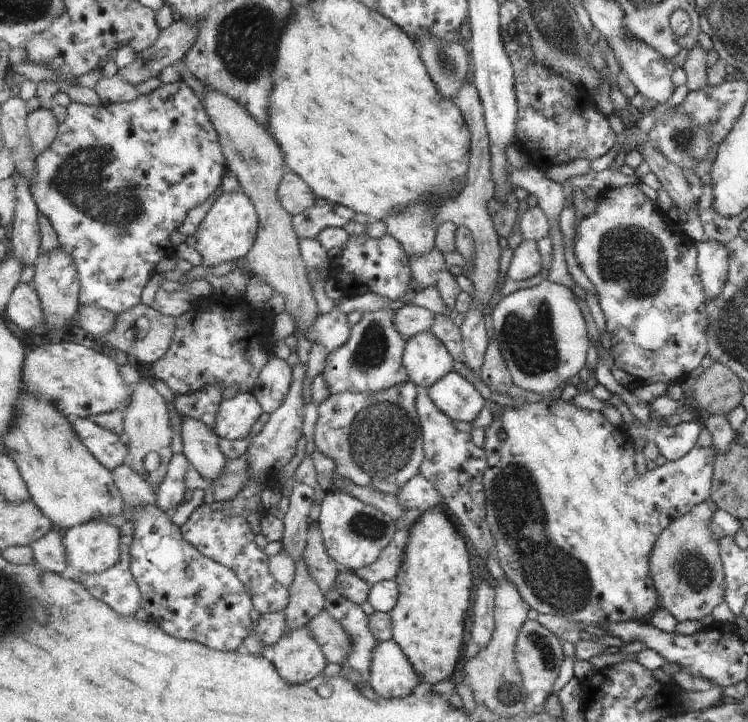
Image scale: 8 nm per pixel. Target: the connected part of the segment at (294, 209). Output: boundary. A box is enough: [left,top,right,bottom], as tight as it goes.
[277,171,318,215]

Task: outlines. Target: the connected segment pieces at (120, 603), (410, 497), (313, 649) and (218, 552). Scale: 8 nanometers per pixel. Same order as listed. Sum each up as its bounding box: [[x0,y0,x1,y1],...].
[[76,518,142,618],[397,475,445,512],[272,626,328,684],[180,503,290,614]]

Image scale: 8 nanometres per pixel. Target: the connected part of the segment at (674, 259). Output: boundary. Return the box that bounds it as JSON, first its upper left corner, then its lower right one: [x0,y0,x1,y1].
[574,185,707,386]

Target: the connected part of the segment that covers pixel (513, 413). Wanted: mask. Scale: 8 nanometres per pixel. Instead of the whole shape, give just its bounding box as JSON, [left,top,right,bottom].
[483,396,714,627]

